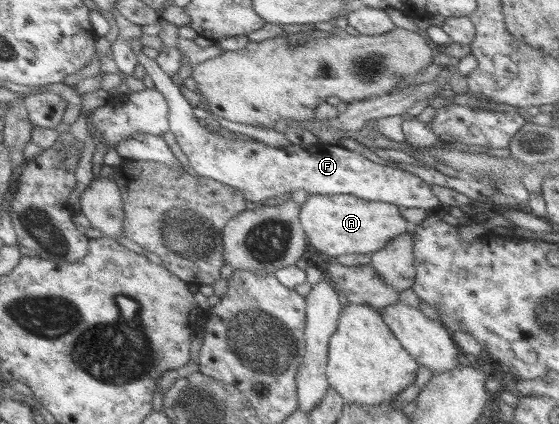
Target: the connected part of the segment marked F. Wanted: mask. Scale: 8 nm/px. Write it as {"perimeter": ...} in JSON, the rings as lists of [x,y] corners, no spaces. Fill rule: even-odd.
{"perimeter":[[[138,39],[130,43],[130,50],[137,63],[152,81],[152,87],[162,94],[167,105],[168,132],[176,139],[176,145],[186,157],[189,169],[199,178],[216,181],[239,191],[245,201],[257,204],[269,203],[279,195],[293,191],[306,191],[306,195],[345,195],[366,201],[392,204],[397,208],[416,207],[431,210],[440,207],[439,201],[431,192],[430,186],[415,174],[392,166],[374,163],[358,153],[328,143],[318,143],[312,147],[290,144],[287,148],[268,147],[254,141],[232,141],[208,133],[200,127],[192,113],[191,103],[184,100],[178,86],[156,66],[153,59],[142,54]]]}

